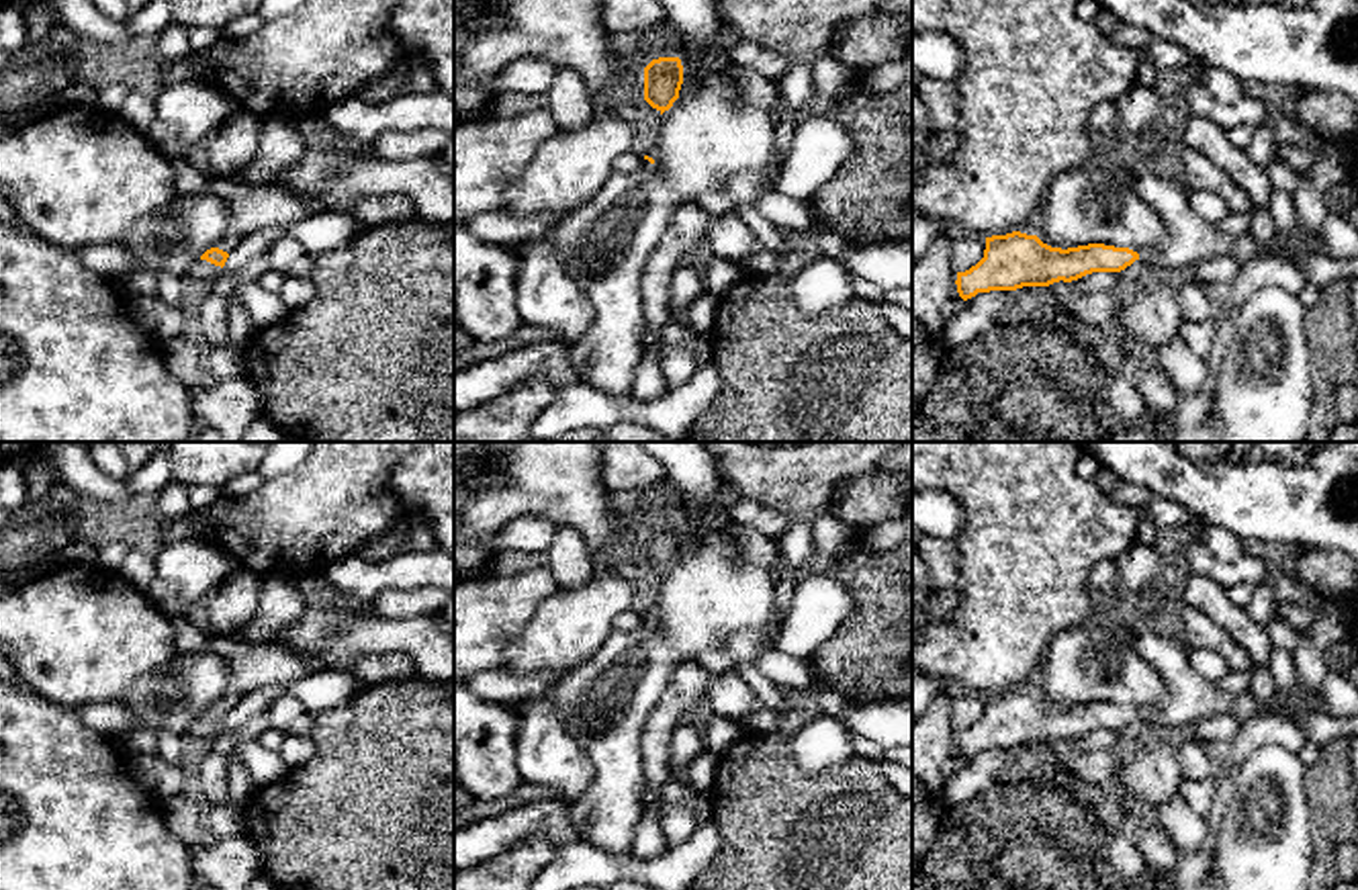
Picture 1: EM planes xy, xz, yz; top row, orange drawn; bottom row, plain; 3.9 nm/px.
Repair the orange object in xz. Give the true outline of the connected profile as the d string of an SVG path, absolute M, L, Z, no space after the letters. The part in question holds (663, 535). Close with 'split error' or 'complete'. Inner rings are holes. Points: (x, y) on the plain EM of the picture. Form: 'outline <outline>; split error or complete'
outline M659 516L644 526L644 559L661 573L679 557L683 524L679 516Z; complete

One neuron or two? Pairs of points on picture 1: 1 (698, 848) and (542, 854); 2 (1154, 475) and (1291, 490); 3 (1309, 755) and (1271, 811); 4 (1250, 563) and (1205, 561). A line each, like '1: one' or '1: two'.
1: two
2: one
3: two
4: one

